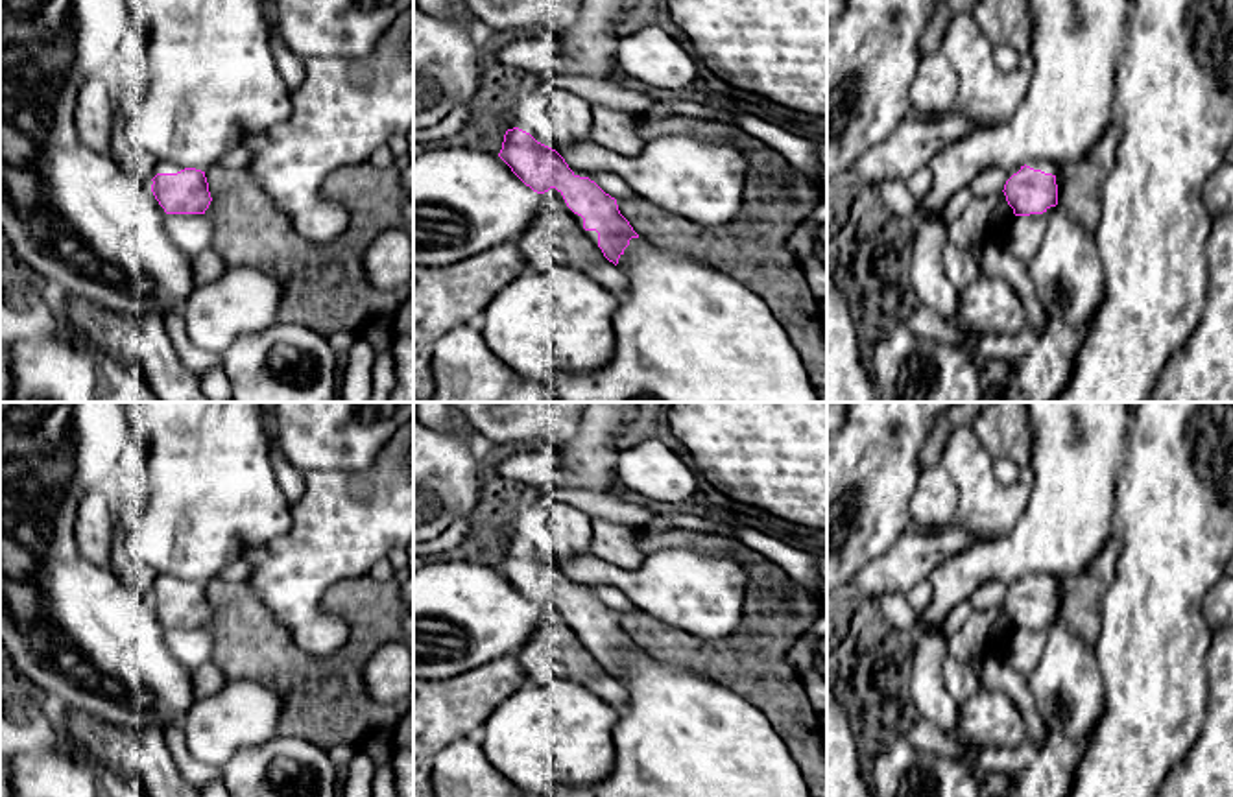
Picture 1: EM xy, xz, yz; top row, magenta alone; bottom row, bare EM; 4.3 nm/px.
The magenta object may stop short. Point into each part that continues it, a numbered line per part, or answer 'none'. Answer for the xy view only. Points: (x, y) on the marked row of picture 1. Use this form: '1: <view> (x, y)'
1: xy (192, 233)

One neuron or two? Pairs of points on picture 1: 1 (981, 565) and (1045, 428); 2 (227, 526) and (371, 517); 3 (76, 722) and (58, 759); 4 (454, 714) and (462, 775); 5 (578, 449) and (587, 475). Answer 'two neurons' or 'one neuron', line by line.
1: one neuron
2: two neurons
3: two neurons
4: two neurons
5: one neuron

